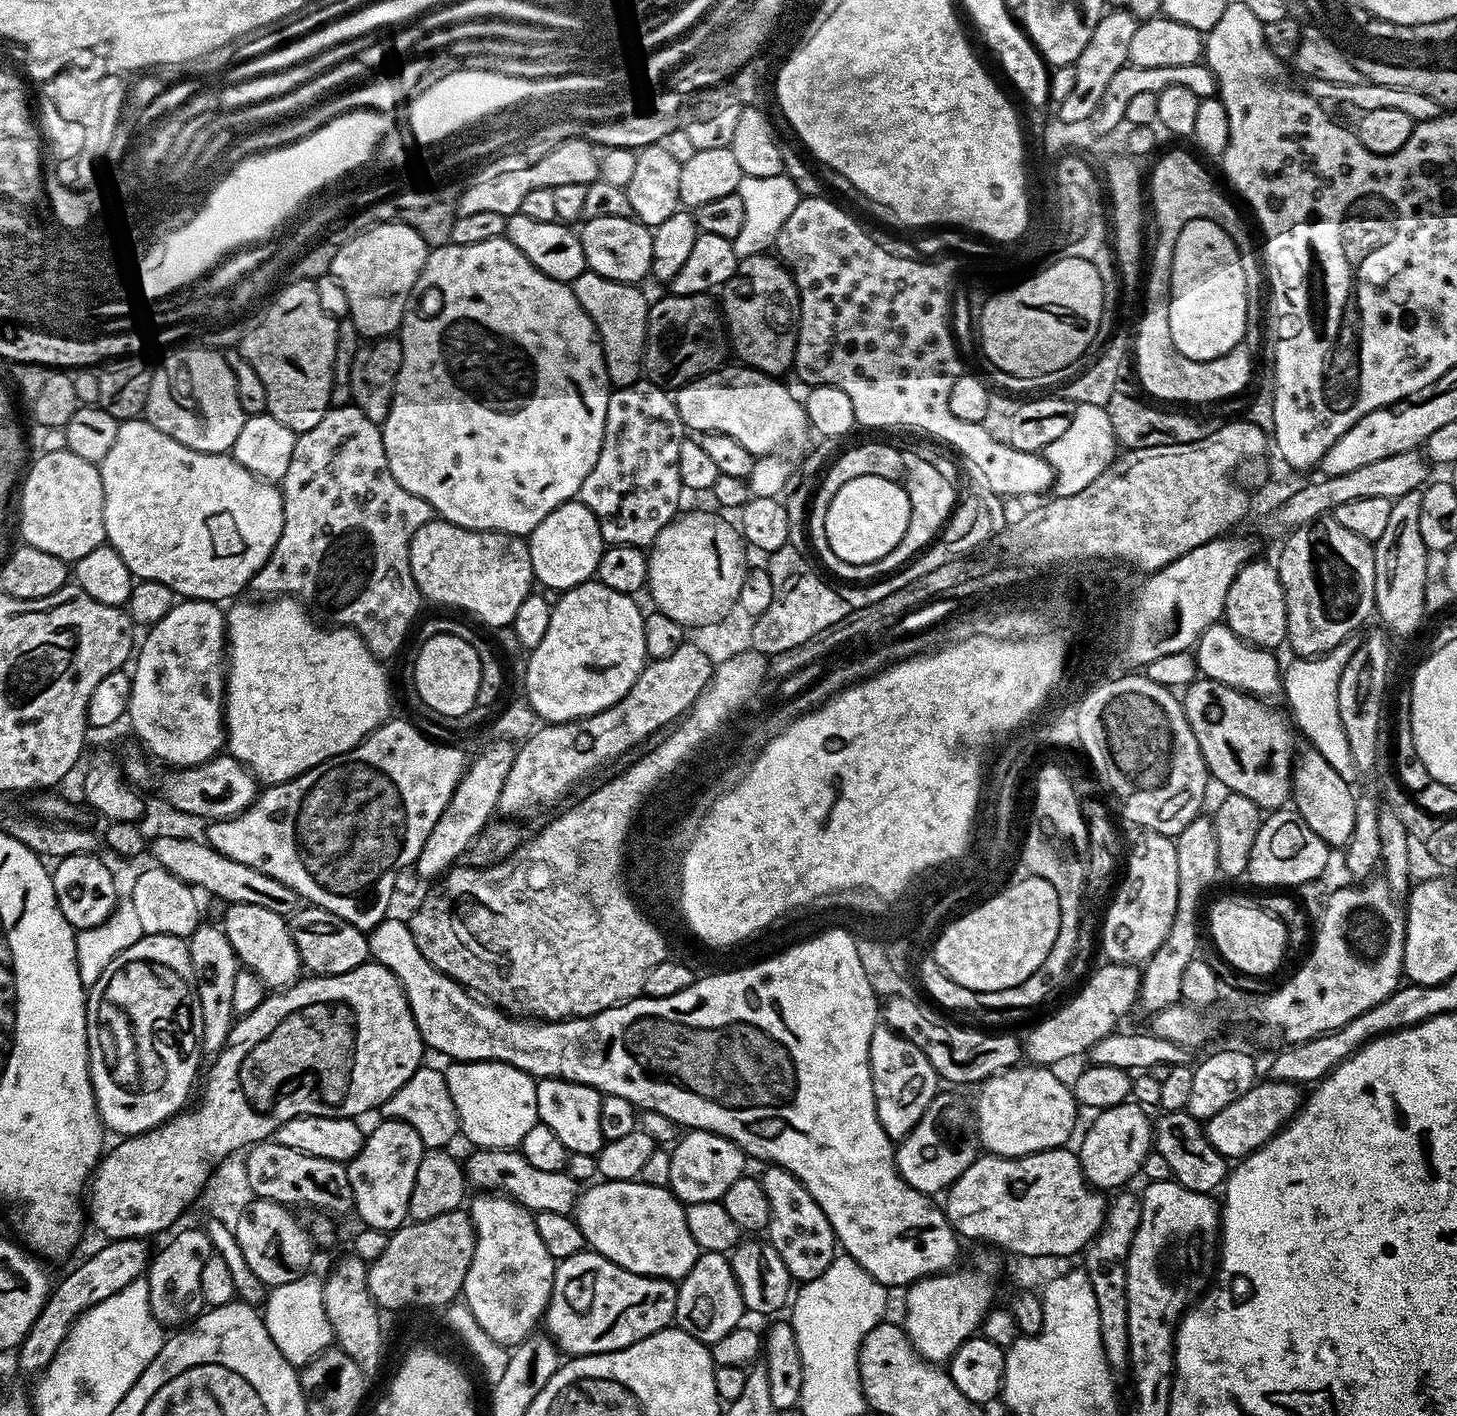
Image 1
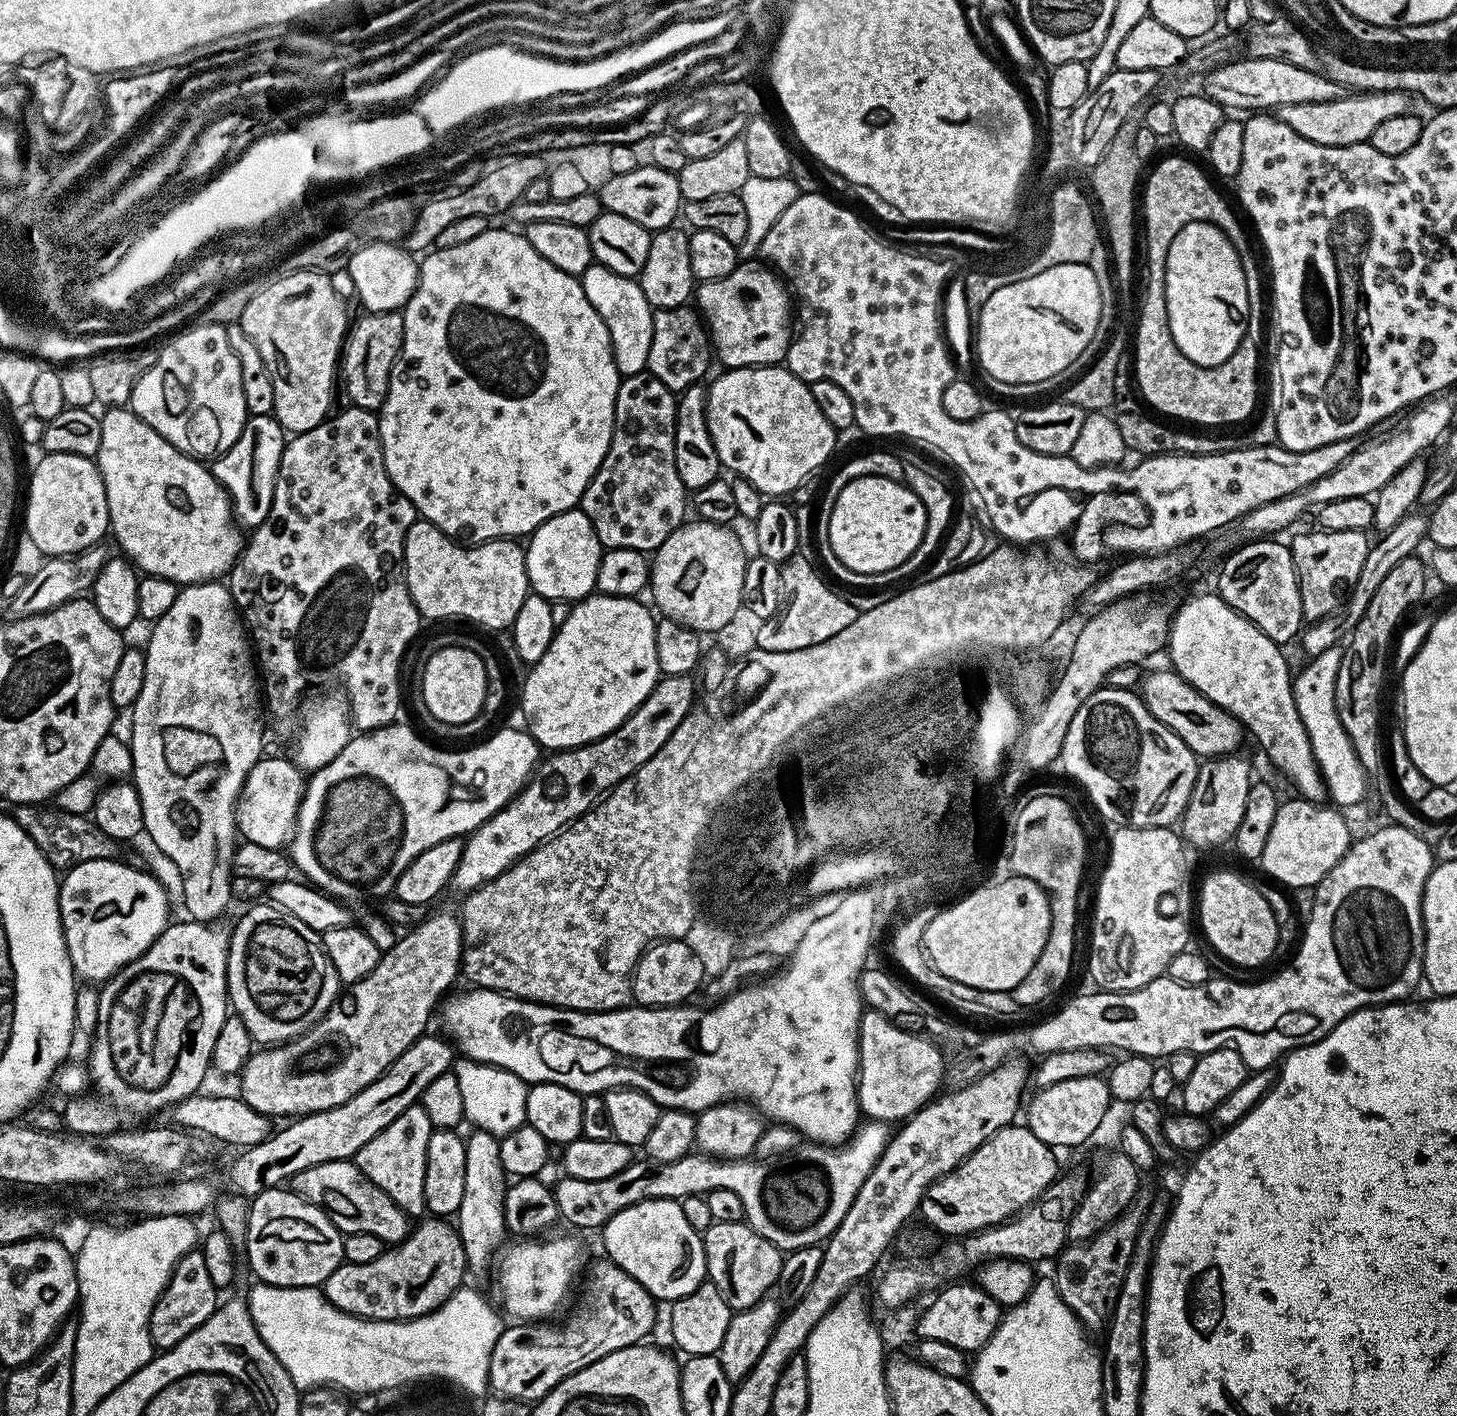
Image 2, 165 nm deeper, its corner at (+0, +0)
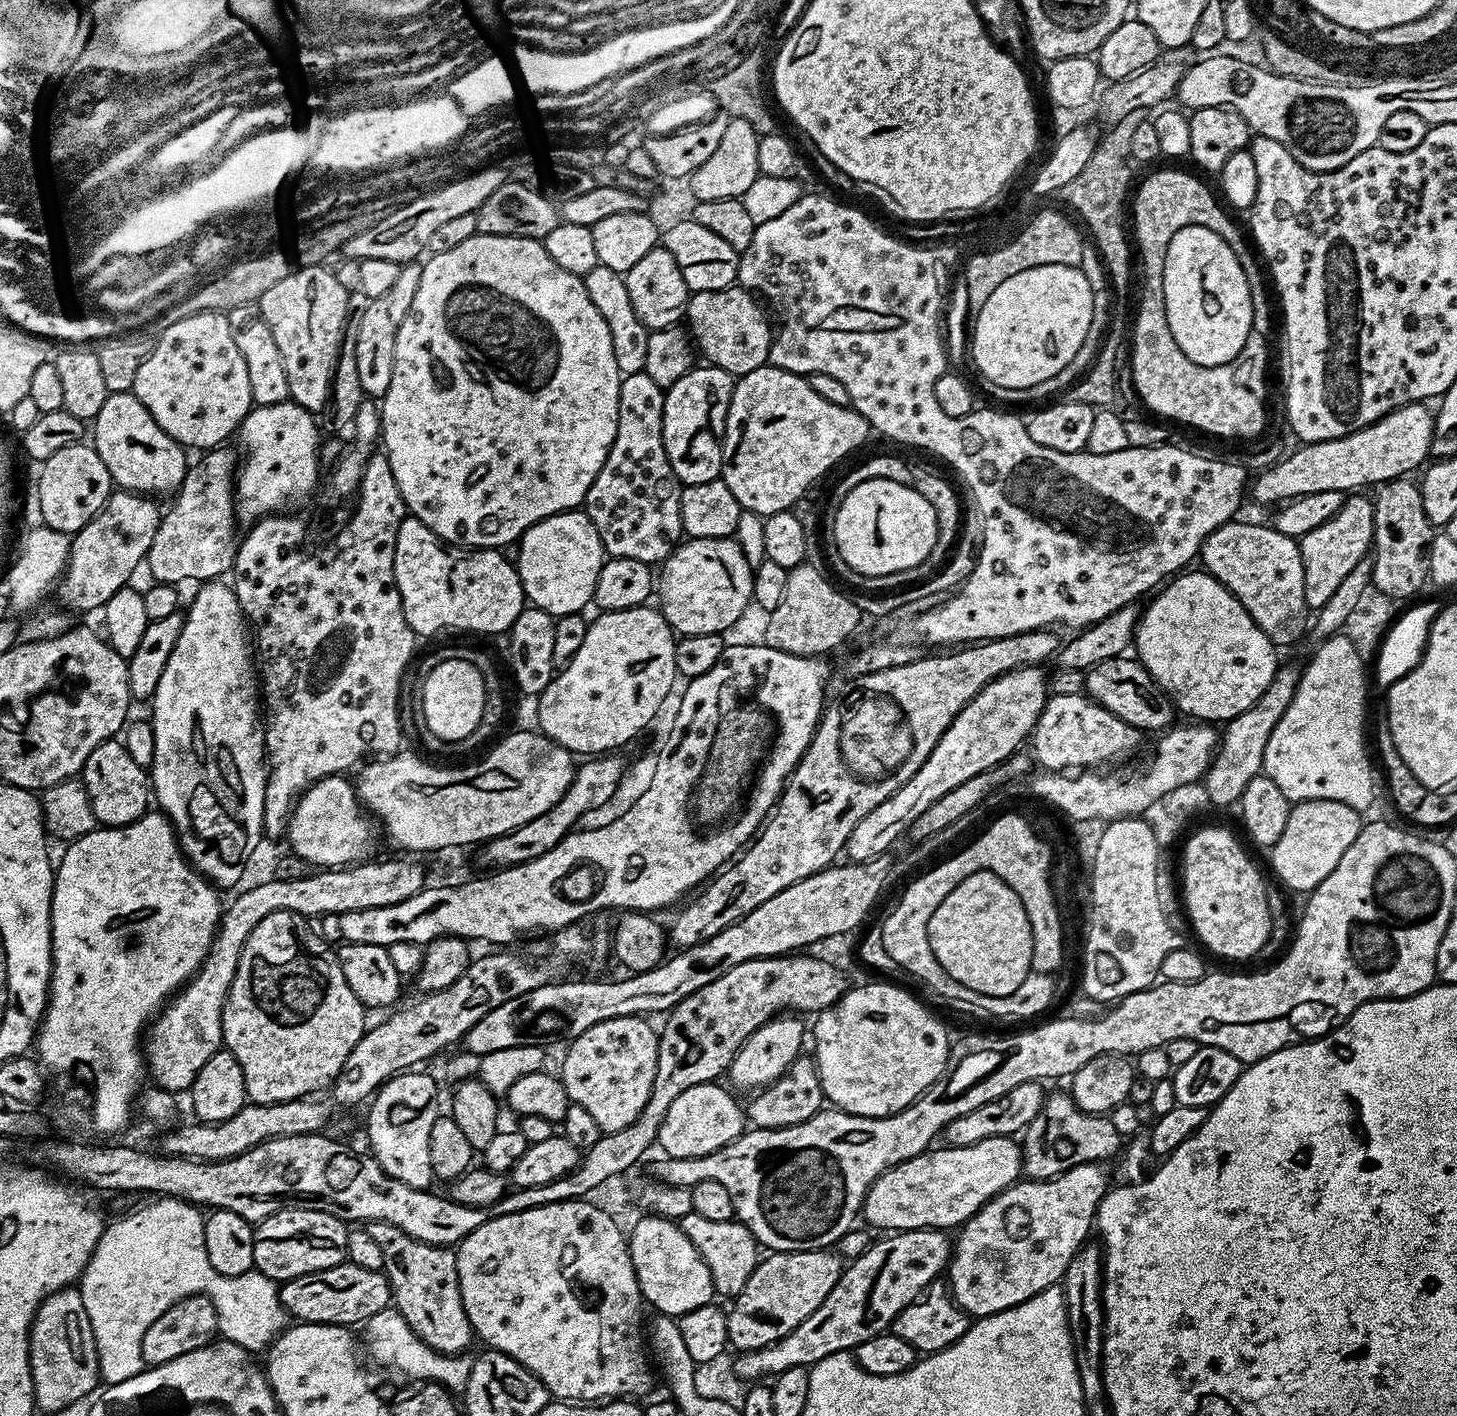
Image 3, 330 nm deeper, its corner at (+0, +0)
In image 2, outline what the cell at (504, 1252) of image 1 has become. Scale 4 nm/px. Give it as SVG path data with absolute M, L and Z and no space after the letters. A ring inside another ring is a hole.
M472 1130L467 1133L466 1146L466 1190L462 1193L462 1206L454 1217L454 1227L460 1233L460 1241L468 1259L468 1268L480 1272L488 1264L488 1255L505 1243L504 1195L510 1180L502 1166L500 1137Z

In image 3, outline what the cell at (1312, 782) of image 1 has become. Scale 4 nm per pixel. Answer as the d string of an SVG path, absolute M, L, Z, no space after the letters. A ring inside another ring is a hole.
M1185 571L1169 579L1151 597L1153 600L1149 602L1148 609L1143 609L1140 622L1136 626L1134 652L1154 678L1156 685L1163 690L1165 697L1179 711L1181 708L1186 715L1193 716L1193 721L1196 722L1227 722L1250 710L1250 706L1254 706L1254 702L1262 698L1266 686L1270 686L1276 676L1278 648L1253 622L1250 614L1227 588L1209 576L1207 571L1192 571Z

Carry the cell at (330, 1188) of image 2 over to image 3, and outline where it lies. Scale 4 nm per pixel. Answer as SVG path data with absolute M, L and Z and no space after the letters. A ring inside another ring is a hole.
M372 1222L367 1225L366 1231L370 1234L370 1238L374 1238L374 1242L378 1242L382 1250L383 1273L388 1277L388 1284L392 1288L392 1304L396 1311L402 1314L402 1318L406 1318L410 1330L414 1330L414 1334L418 1334L418 1338L426 1342L426 1346L430 1346L444 1356L459 1356L467 1353L469 1351L467 1348L471 1346L472 1340L474 1341L474 1333L462 1302L455 1251L448 1246L427 1244L418 1238L410 1238L410 1234L398 1230L398 1226L393 1224Z

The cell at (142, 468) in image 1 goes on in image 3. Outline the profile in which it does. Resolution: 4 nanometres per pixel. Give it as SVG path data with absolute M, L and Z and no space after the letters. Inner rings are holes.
M114 392L102 402L94 421L96 427L96 452L106 462L106 470L112 476L113 485L126 492L156 494L175 493L188 473L190 460L184 457L185 449L167 436L158 422L146 410L135 392Z

